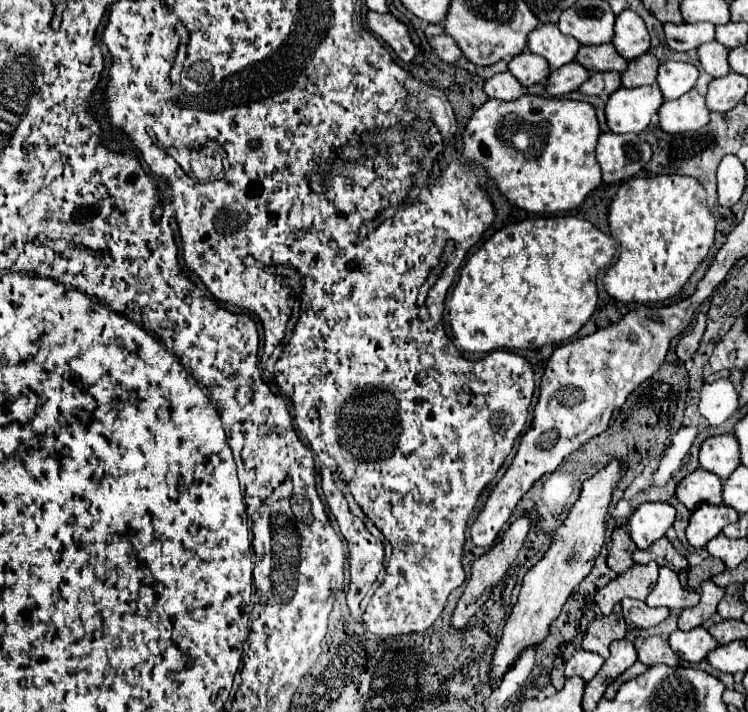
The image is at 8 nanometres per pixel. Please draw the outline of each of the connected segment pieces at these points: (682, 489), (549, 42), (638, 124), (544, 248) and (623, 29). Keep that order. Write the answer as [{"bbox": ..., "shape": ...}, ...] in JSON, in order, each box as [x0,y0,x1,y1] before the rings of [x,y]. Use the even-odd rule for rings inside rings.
[{"bbox":[677,469,723,511],"shape":[[[697,469],[677,485],[677,499],[689,511],[695,511],[705,503],[719,505],[723,503],[721,479],[705,469]]]},{"bbox":[529,25,581,69],"shape":[[[541,25],[529,33],[529,51],[545,57],[553,69],[575,61],[579,47],[581,43],[563,35],[557,25]]]},{"bbox":[605,85,663,133],"shape":[[[657,85],[635,89],[621,87],[605,105],[607,125],[613,133],[641,133],[649,127],[661,105],[663,97]]]},{"bbox":[449,215,615,353],"shape":[[[557,215],[557,217],[531,217],[513,225],[507,225],[503,229],[499,229],[491,239],[487,239],[465,263],[465,267],[461,269],[461,277],[459,283],[451,295],[449,301],[449,317],[451,317],[451,333],[453,333],[453,341],[457,347],[469,351],[469,353],[491,353],[497,349],[507,349],[507,351],[515,351],[515,349],[539,349],[547,343],[559,343],[565,339],[571,339],[595,313],[597,307],[597,275],[605,269],[609,269],[609,265],[613,263],[615,257],[615,239],[611,235],[605,235],[603,231],[599,231],[595,225],[591,225],[585,219],[577,219],[571,215]]]},{"bbox":[613,9,651,61],"shape":[[[625,9],[621,15],[617,15],[613,45],[617,47],[619,55],[625,57],[627,61],[649,51],[651,37],[647,25],[635,11]]]}]

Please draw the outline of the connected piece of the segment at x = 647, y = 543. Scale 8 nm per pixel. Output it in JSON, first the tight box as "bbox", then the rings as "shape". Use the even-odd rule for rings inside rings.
{"bbox":[629,503,675,549],"shape":[[[643,503],[629,519],[629,535],[639,549],[649,549],[675,521],[675,507],[669,503]]]}

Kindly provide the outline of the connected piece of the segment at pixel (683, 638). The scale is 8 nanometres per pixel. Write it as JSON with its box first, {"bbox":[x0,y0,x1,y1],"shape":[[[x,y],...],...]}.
{"bbox":[669,627,719,663],"shape":[[[697,627],[693,631],[675,631],[669,637],[669,645],[683,661],[689,663],[703,661],[713,649],[719,647],[719,643],[703,627]]]}

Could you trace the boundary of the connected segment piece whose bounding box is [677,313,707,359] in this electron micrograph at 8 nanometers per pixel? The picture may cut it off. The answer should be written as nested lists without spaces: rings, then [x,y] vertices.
[[[699,313],[693,329],[677,345],[677,357],[679,359],[693,359],[693,355],[699,349],[699,343],[701,343],[705,329],[707,329],[707,317],[705,317],[705,313]]]

